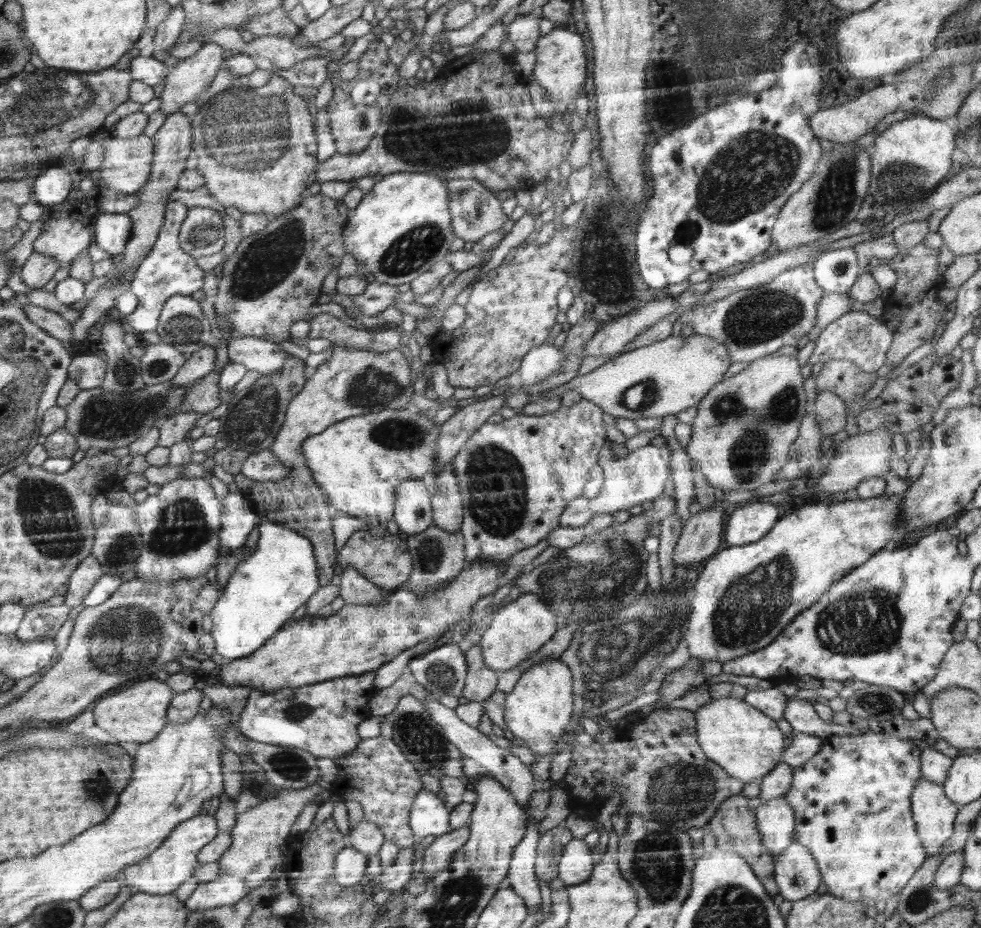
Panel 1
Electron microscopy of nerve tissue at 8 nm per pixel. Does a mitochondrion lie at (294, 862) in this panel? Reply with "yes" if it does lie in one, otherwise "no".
no

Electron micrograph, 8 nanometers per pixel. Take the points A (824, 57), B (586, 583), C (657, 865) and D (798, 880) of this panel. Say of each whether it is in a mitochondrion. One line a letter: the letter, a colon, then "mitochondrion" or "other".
A: other
B: mitochondrion
C: mitochondrion
D: mitochondrion

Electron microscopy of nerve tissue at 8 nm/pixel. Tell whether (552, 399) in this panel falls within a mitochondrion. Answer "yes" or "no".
no

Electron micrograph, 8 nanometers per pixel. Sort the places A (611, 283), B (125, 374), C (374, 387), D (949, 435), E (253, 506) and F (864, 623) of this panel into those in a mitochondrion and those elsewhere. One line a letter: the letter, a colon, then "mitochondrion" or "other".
A: mitochondrion
B: mitochondrion
C: mitochondrion
D: mitochondrion
E: other
F: mitochondrion

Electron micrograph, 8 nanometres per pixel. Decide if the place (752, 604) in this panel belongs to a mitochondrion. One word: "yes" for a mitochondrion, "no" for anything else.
yes

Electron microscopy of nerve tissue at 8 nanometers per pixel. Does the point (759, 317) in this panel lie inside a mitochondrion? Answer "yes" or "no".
yes

